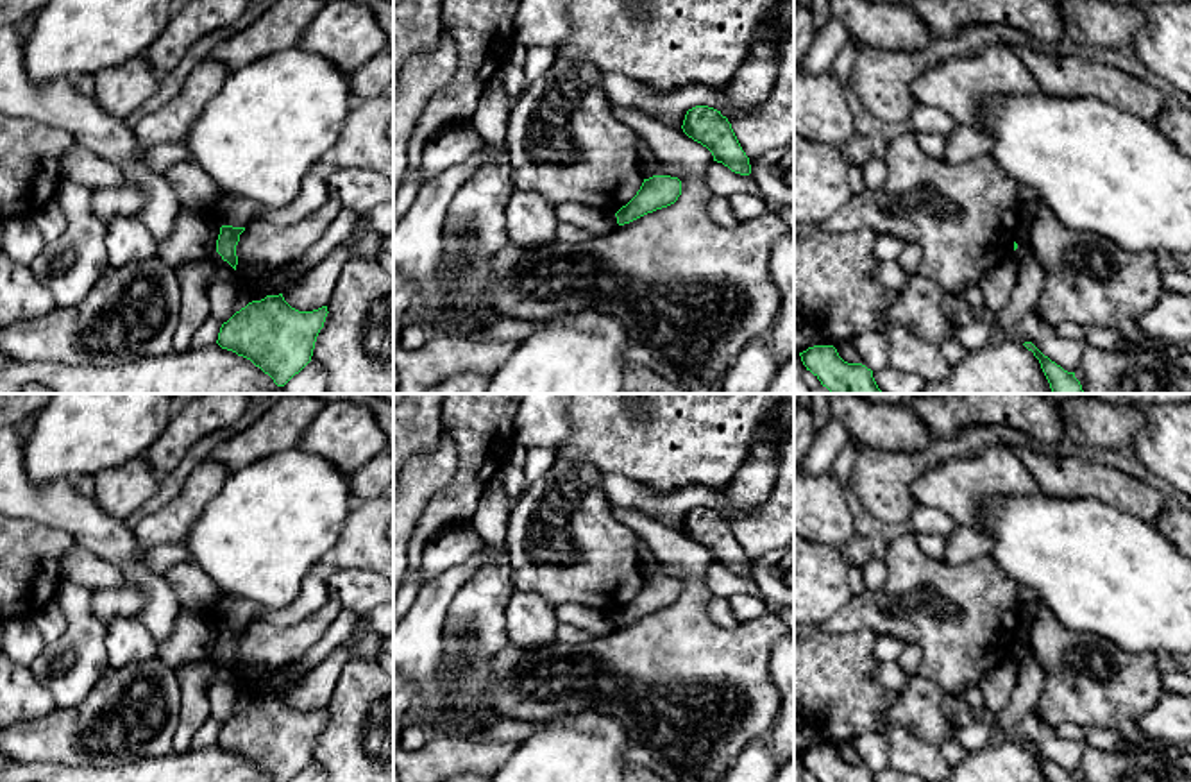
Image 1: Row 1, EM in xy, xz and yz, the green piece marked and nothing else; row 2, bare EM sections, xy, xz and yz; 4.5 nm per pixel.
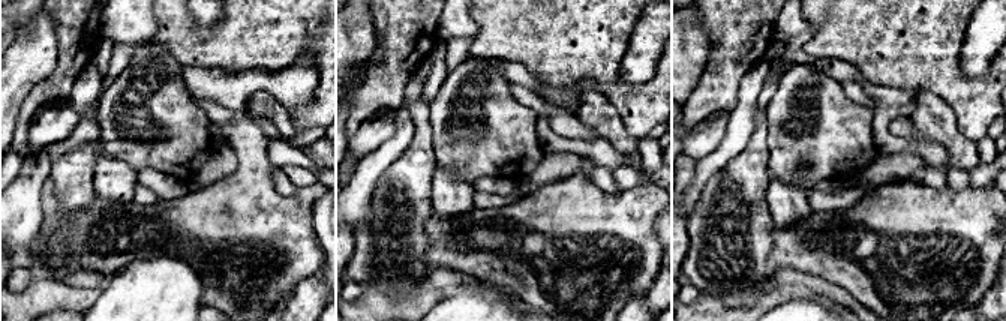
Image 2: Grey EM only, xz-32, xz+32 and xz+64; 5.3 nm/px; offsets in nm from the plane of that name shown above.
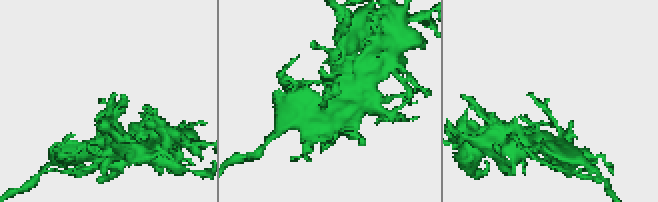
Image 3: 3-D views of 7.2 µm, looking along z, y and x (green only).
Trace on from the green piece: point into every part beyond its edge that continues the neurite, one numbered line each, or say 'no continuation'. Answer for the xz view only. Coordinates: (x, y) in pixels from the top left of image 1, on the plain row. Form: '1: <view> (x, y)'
no continuation

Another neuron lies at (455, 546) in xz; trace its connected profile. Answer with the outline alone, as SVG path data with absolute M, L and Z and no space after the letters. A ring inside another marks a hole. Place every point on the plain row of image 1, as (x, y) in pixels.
M474 526L451 528L438 539L426 546L418 574L424 582L429 582L451 567L465 564L474 551L485 548L485 537Z

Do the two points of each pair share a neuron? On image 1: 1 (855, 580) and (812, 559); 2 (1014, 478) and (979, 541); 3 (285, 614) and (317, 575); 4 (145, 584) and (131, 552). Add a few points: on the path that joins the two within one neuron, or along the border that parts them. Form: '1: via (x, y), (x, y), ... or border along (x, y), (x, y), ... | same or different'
1: border along (848, 568), (848, 589), (853, 594) | different
2: border along (957, 523), (975, 526) | different
3: via (295, 609), (315, 586) | same
4: via (142, 577), (133, 568), (131, 559) | same

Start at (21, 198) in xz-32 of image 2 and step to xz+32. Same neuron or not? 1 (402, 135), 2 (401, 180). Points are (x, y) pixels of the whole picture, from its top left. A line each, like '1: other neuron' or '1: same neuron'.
1: same neuron
2: other neuron

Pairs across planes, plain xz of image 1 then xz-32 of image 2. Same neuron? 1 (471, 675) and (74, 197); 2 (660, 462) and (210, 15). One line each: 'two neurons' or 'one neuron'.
1: one neuron
2: two neurons

